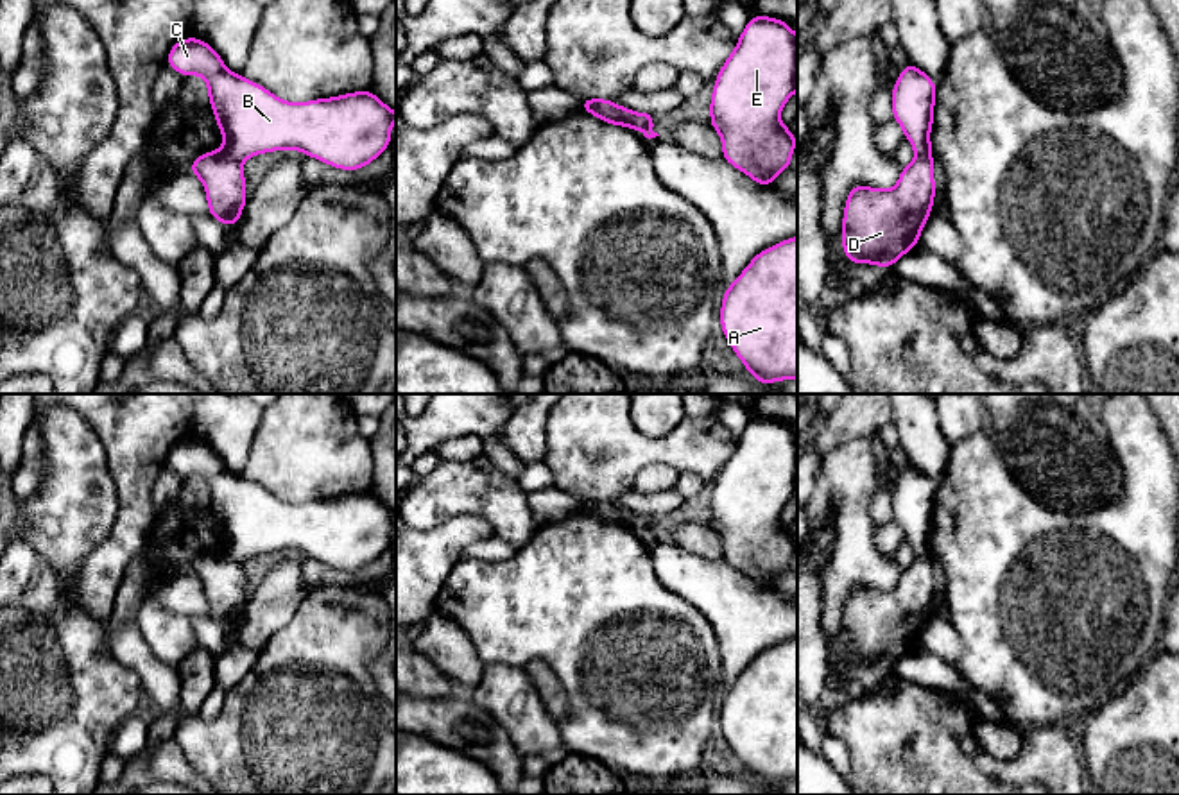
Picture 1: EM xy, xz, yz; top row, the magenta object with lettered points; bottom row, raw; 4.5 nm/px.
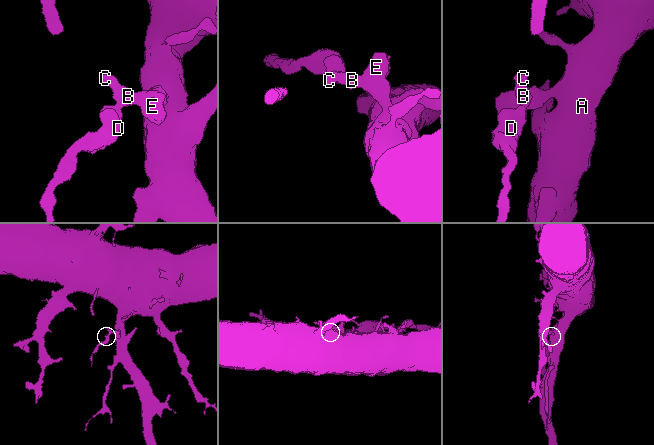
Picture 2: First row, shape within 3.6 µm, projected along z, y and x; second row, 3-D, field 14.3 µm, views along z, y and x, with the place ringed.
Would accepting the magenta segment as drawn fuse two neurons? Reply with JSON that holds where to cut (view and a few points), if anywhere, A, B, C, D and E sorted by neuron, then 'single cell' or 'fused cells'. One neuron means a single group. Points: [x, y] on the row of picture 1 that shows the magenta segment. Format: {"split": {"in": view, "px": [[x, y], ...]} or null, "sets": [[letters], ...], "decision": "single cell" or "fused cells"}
{"split": {"in": "xy", "px": [[223, 147], [240, 163]]}, "sets": [["A", "B", "C", "E"], ["D"]], "decision": "fused cells"}

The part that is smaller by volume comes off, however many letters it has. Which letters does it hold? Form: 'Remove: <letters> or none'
Remove: D

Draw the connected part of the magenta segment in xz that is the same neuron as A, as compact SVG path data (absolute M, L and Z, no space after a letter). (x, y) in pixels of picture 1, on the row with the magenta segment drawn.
M797 236L758 252L724 290L720 326L763 387L797 380Z

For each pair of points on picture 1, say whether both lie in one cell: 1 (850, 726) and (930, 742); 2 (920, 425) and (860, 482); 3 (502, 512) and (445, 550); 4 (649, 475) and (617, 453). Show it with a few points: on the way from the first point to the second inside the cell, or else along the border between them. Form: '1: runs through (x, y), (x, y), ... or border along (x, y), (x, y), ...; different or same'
1: runs through (869, 726), (886, 735), (911, 735); same
2: border along (900, 443), (911, 461); different
3: border along (447, 516), (481, 514), (495, 532); different
4: border along (679, 473), (647, 464), (631, 489); different

